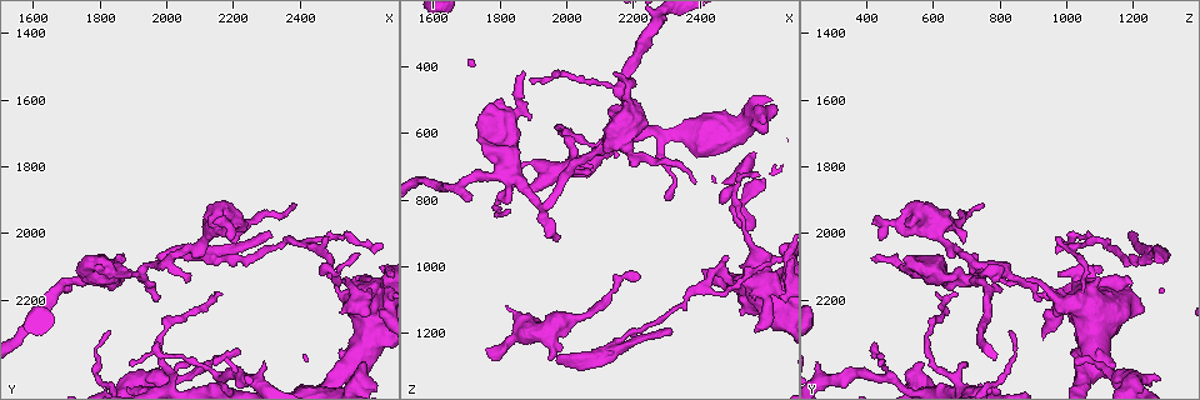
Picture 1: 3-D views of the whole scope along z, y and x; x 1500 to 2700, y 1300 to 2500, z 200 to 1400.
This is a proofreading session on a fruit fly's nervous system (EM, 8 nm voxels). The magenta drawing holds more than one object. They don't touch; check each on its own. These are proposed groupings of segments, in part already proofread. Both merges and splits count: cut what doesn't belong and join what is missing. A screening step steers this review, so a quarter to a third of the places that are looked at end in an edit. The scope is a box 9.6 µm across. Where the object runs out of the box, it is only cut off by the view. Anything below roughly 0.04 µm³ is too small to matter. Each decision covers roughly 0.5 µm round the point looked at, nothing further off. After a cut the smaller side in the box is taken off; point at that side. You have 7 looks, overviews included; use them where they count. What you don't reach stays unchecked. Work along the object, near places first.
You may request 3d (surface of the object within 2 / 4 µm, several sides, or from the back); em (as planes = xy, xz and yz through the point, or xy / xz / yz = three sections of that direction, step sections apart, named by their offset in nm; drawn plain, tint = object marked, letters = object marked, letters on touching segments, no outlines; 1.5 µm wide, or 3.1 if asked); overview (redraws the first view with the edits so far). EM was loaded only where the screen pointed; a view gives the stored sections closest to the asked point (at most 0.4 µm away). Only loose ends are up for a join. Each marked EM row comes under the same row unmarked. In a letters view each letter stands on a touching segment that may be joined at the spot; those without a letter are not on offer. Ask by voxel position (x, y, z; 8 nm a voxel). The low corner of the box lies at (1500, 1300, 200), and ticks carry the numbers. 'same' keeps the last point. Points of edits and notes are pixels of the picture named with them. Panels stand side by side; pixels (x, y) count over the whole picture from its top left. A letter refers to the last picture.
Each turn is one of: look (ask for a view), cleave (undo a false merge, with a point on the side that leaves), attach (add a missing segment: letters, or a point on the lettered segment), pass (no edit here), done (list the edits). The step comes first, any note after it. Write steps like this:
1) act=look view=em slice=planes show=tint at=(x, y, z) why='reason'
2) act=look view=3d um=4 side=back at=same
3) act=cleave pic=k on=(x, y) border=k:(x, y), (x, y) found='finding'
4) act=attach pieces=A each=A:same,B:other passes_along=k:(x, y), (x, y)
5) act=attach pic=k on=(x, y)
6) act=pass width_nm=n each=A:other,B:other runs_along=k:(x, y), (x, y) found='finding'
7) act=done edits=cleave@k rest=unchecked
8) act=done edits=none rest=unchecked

act=look view=3d um=2 at=(1780, 2130, 720) why='sharp bend'

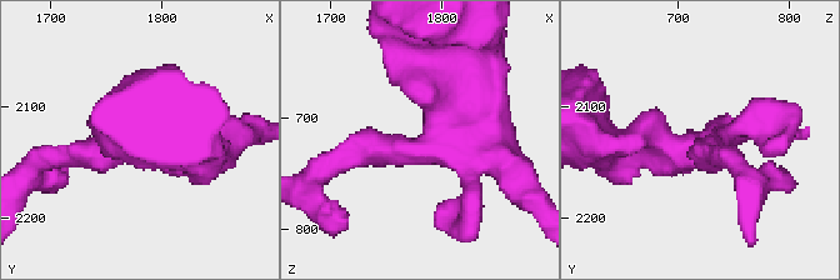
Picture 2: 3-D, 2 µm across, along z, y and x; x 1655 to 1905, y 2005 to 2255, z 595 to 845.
act=look view=em slice=planes show=letters at=(1778, 2130, 722) arm_widths_nm=170,300

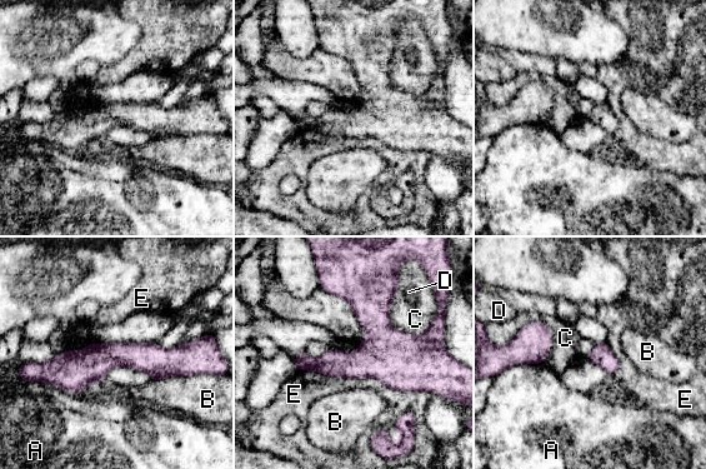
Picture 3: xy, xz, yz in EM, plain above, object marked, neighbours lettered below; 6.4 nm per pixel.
act=pass longest_contact=E:650nm each=A:other,B:other,C:other,D:other,E:other border=3:(396, 282), (390, 325), (420, 335) found='one cell here'

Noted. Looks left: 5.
act=look view=em slice=xy step=8 show=tint at=(1980, 2200, 920) why='free end'

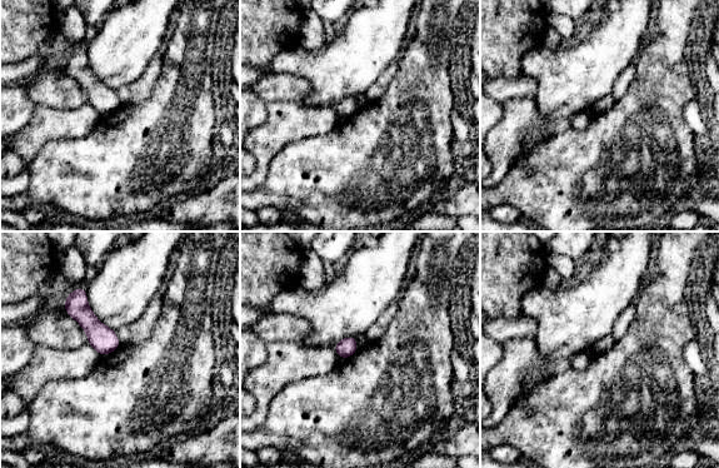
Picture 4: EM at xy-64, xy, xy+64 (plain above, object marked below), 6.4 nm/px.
act=look view=em slice=planes show=tint at=same why='cut it another way'

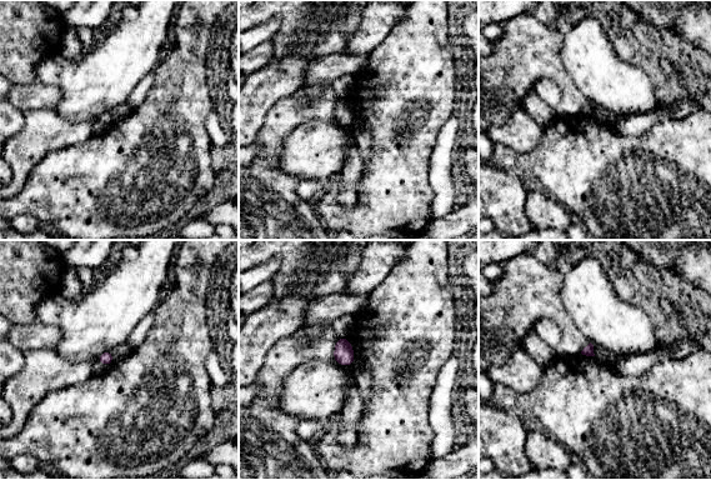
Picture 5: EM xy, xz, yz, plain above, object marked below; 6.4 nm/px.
act=look view=em slice=planes show=letters at=same

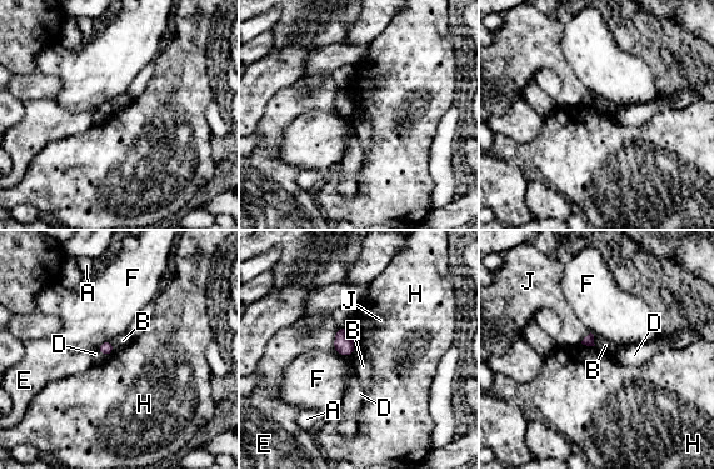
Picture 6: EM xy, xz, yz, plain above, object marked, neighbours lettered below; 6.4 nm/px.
act=pass each=A:other,B:other,D:other,E:other,F:other,H:other,J:other border=6:(345, 328), (355, 348) found='no lettered segment goes on from it'

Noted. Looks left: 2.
act=look view=em slice=planes show=tint at=(2580, 2070, 730) why='tapers out'

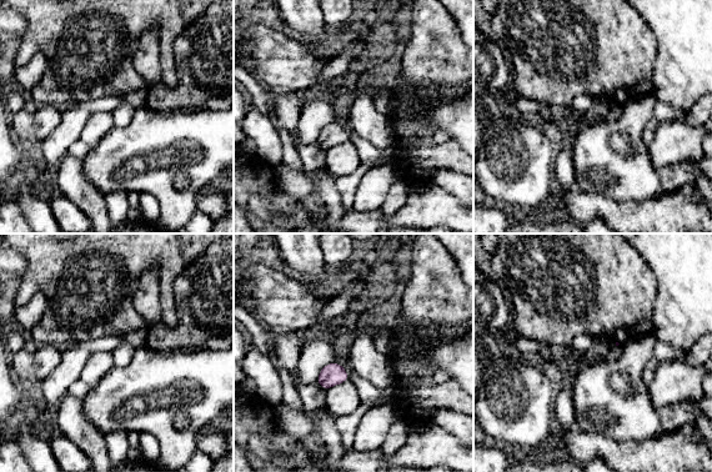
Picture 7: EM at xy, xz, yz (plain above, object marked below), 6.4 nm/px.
act=look view=em slice=planes show=letters at=same

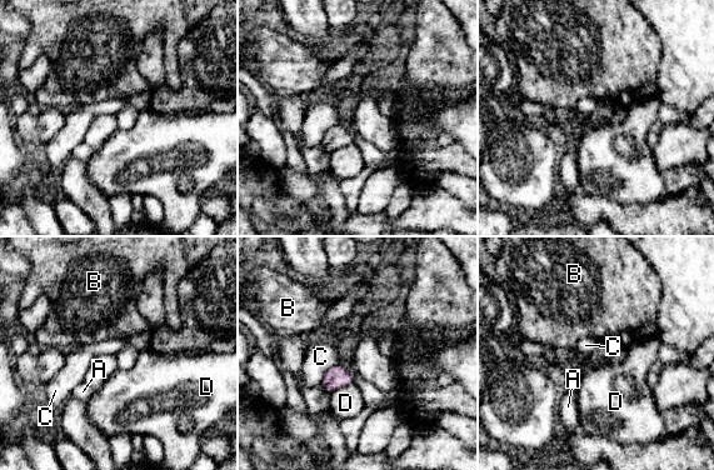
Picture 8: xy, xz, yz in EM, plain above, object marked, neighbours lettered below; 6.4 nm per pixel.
act=pass each=A:other,B:other,C:other,D:other border=8:(353, 381), (330, 393) found='no lettered segment goes on from it'

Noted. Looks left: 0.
act=done edits=none rest=unchecked

